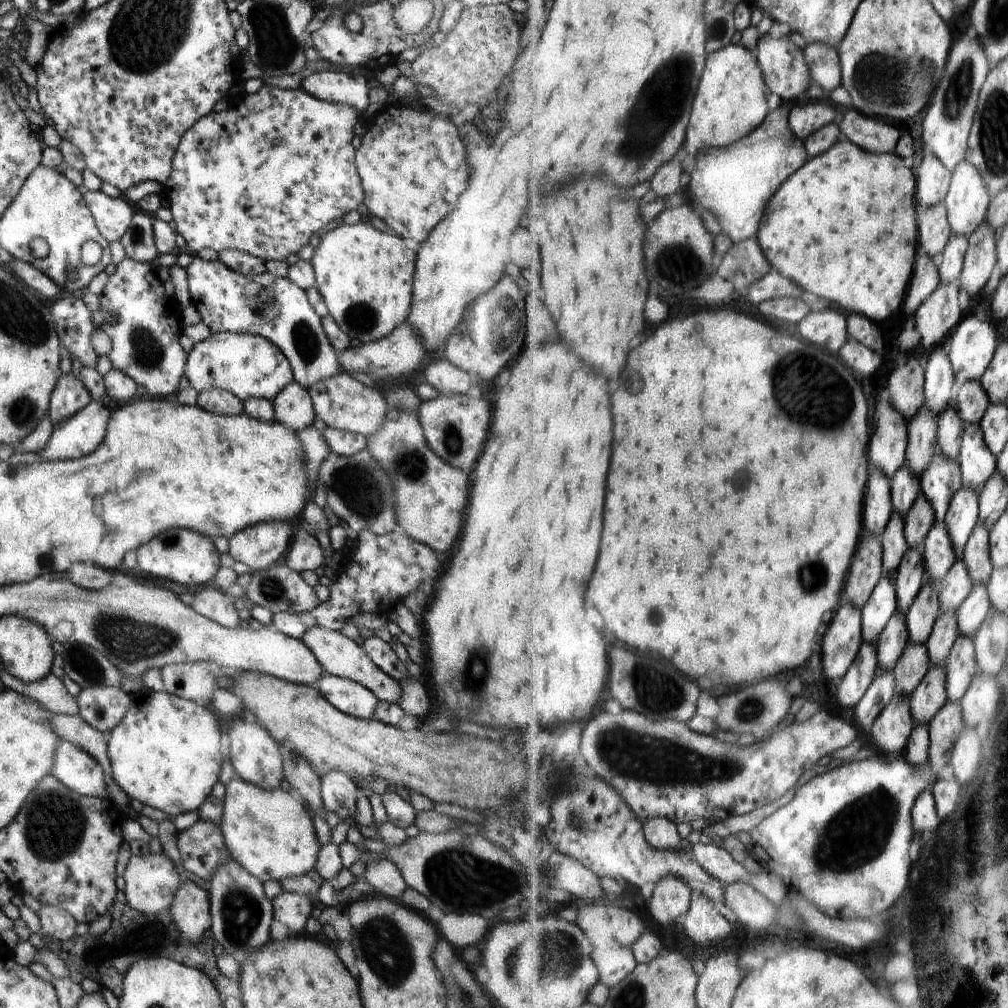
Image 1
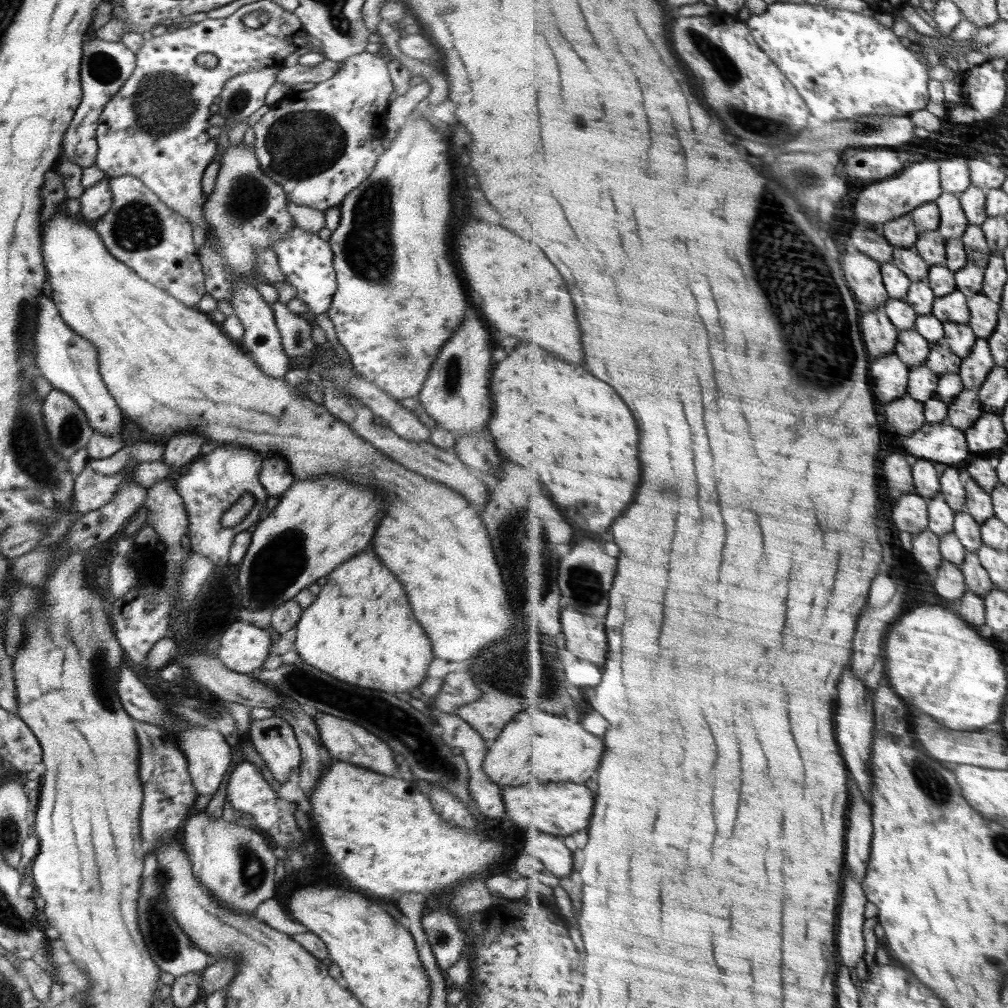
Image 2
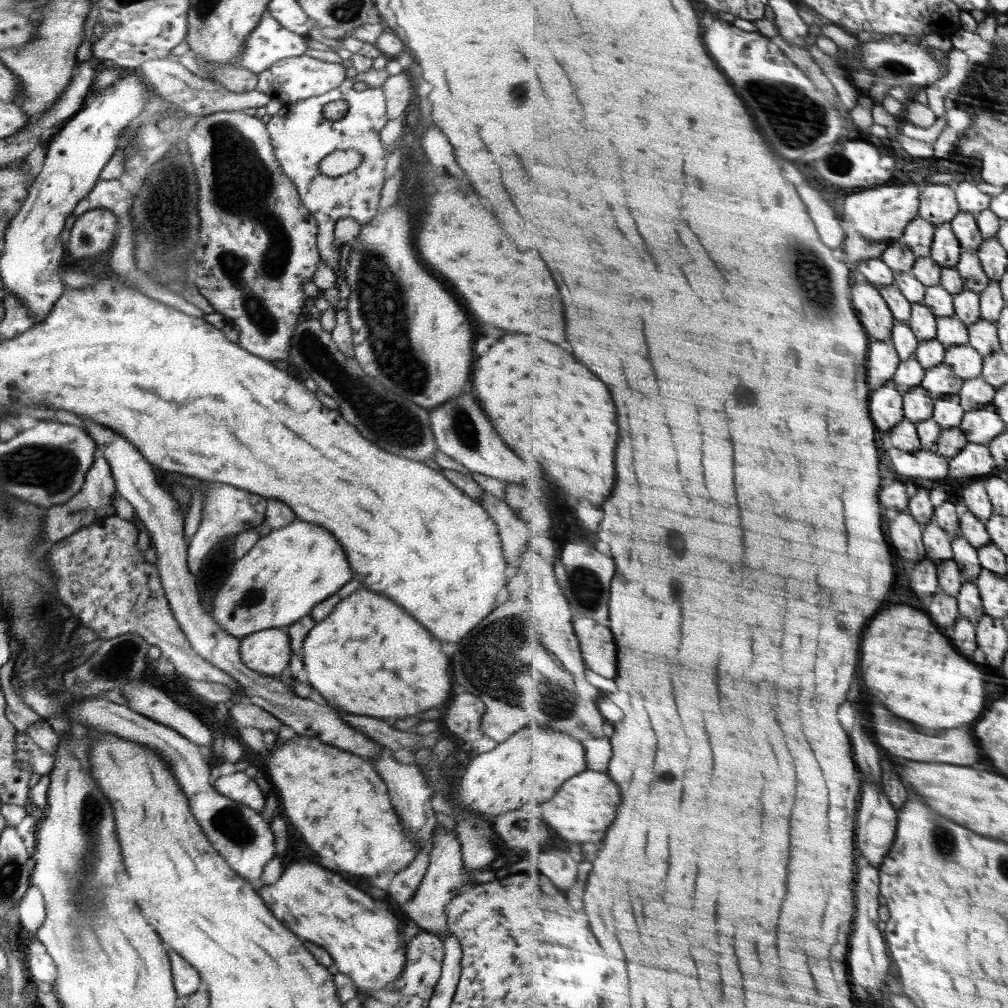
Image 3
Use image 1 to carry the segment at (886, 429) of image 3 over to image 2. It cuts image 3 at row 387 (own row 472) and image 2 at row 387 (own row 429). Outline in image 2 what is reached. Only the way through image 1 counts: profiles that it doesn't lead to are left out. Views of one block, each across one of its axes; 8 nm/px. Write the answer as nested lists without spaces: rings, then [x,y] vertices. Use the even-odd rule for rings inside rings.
[[[898,353],[877,358],[873,368],[875,394],[882,404],[888,405],[908,395],[912,368],[902,361]]]

